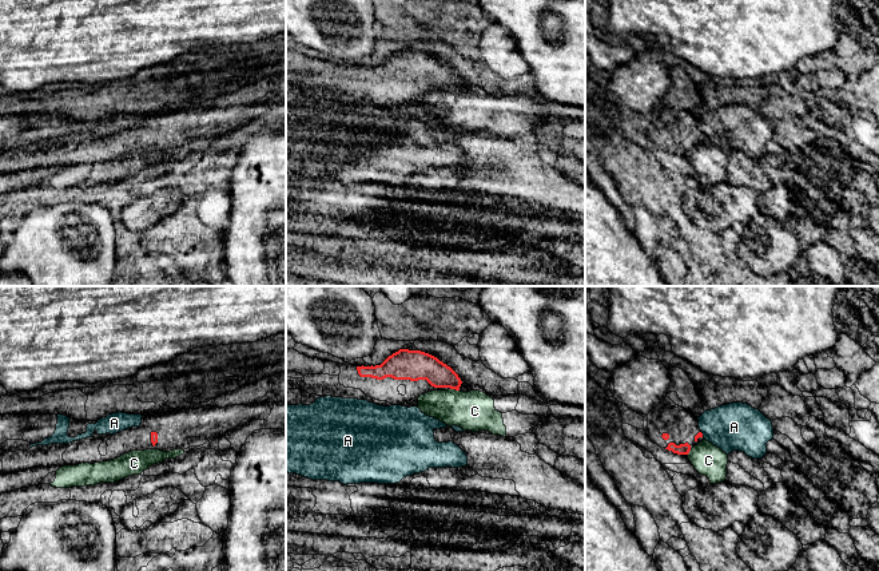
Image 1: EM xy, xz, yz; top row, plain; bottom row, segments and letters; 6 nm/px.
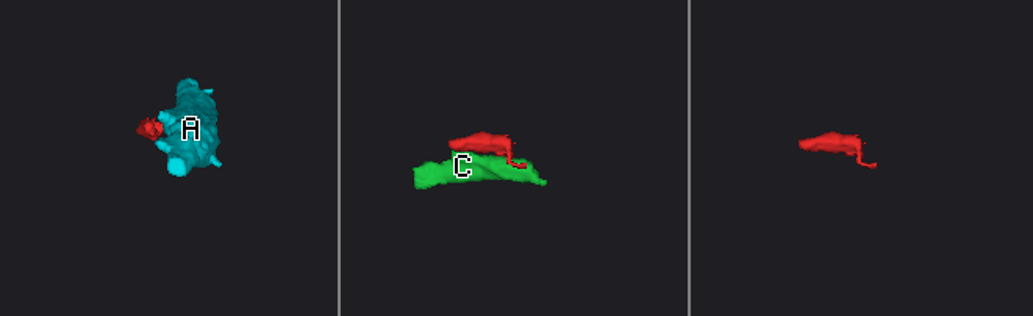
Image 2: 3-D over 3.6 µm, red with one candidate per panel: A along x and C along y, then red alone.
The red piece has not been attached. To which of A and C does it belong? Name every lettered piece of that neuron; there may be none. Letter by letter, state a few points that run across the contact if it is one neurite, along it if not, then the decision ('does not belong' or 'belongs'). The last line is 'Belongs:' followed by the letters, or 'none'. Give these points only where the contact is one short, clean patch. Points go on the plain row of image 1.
A: line yz (700, 133), (703, 135); does not belong
C: line xz (450, 88), (458, 91); does not belong
Belongs: none

